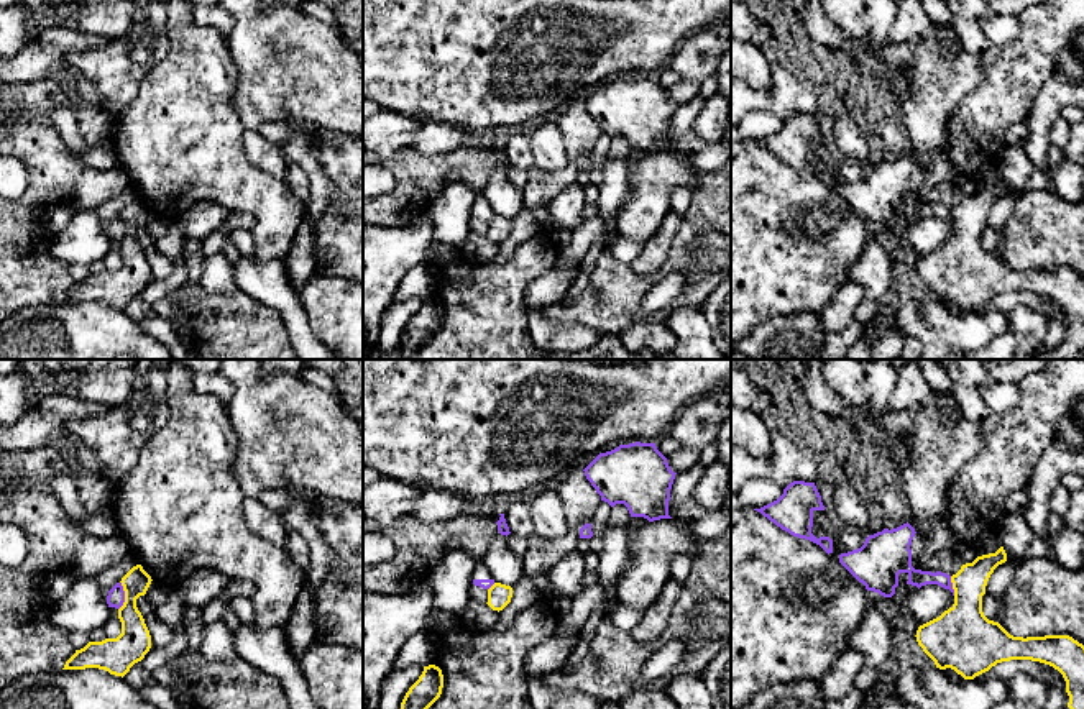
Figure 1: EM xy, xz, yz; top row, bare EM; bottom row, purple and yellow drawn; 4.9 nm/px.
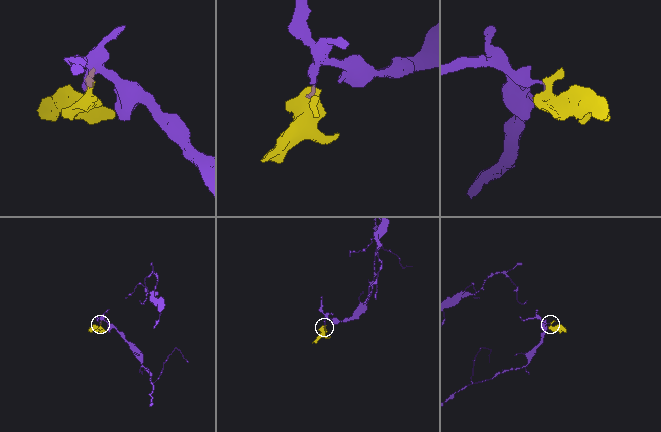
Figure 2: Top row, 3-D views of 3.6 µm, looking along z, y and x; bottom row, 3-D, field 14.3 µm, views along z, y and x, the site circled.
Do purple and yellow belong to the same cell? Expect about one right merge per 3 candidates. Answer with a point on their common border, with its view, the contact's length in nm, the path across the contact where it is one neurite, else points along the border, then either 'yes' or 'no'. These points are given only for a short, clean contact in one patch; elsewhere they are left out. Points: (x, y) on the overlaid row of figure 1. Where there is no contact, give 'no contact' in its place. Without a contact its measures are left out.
contact xy (124, 596); length 140 nm; border xy (120, 581), (124, 604), (119, 609); no

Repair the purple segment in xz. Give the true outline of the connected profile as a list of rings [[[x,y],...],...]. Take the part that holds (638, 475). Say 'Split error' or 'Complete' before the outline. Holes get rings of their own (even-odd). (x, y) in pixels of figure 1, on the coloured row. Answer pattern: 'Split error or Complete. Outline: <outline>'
Complete. Outline: [[[629,443],[599,453],[585,469],[586,479],[611,507],[624,504],[631,517],[649,522],[668,515],[675,474],[655,443]]]

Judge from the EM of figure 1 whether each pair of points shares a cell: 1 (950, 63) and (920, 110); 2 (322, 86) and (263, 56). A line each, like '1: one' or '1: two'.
1: one
2: one

